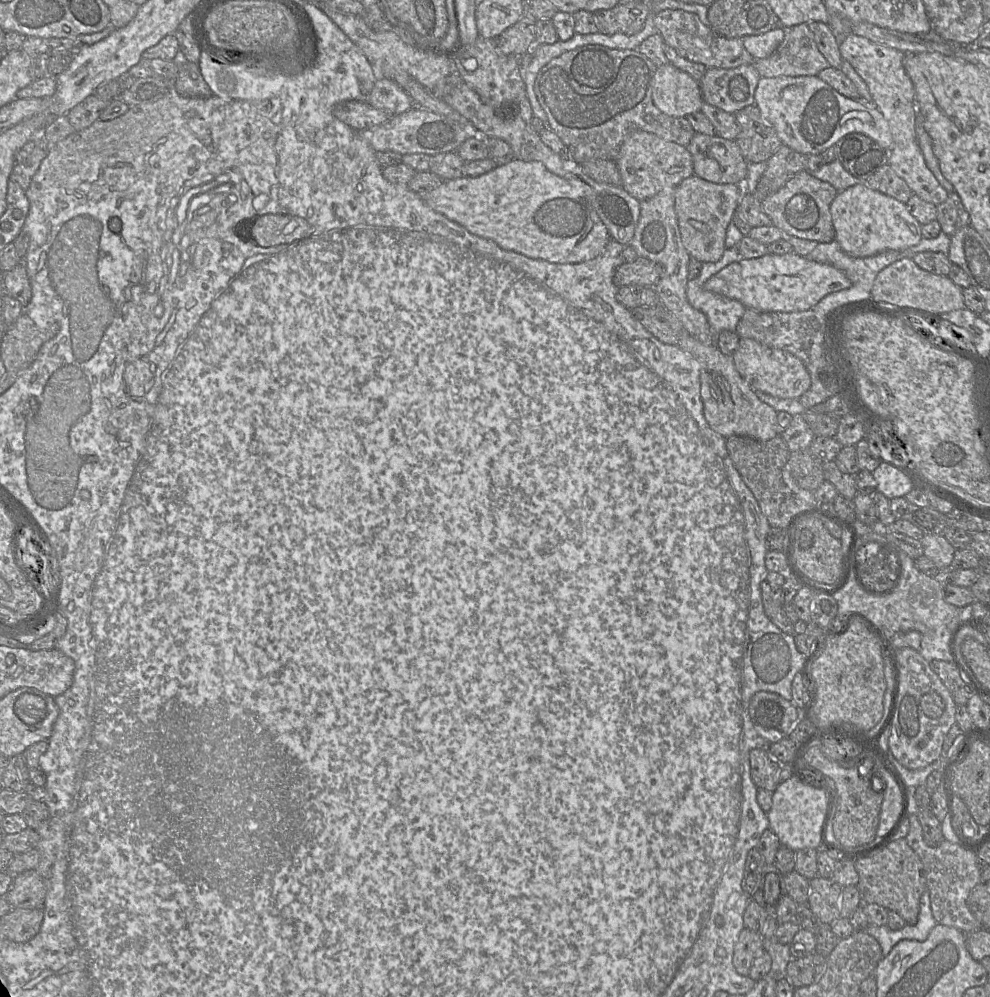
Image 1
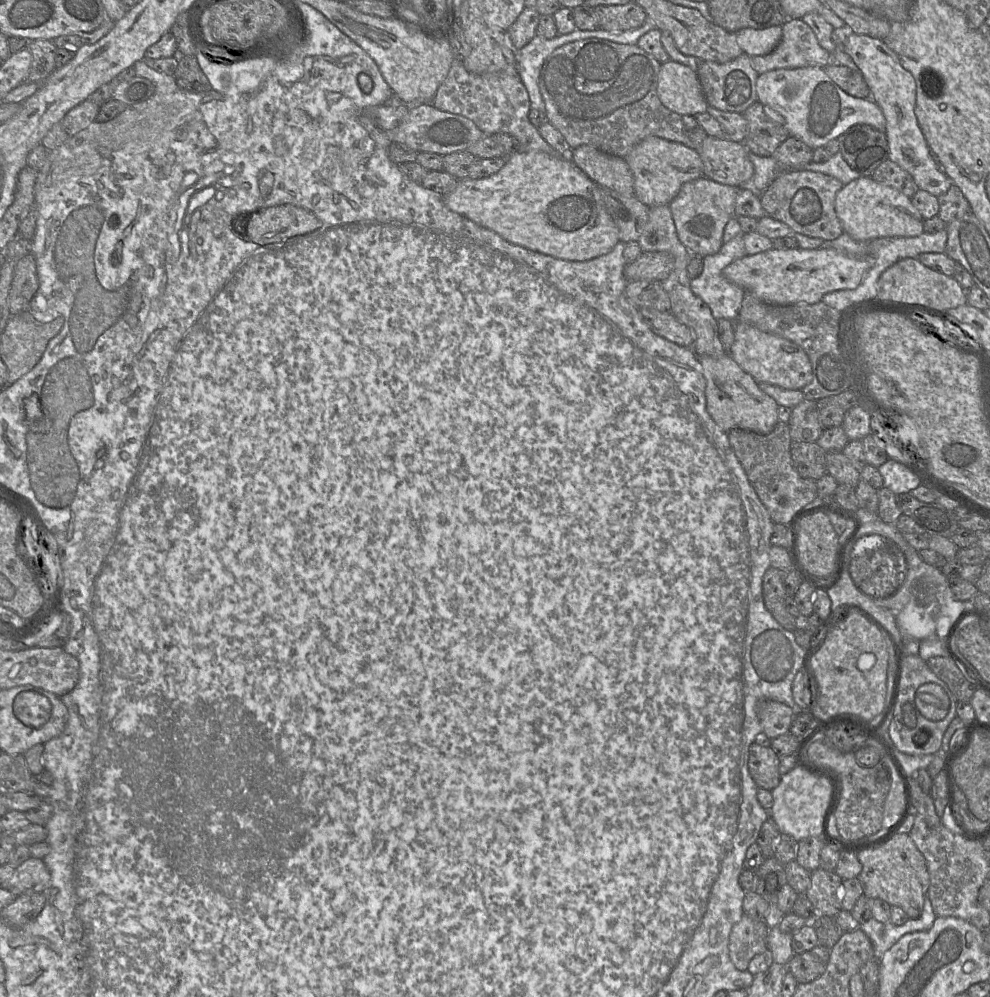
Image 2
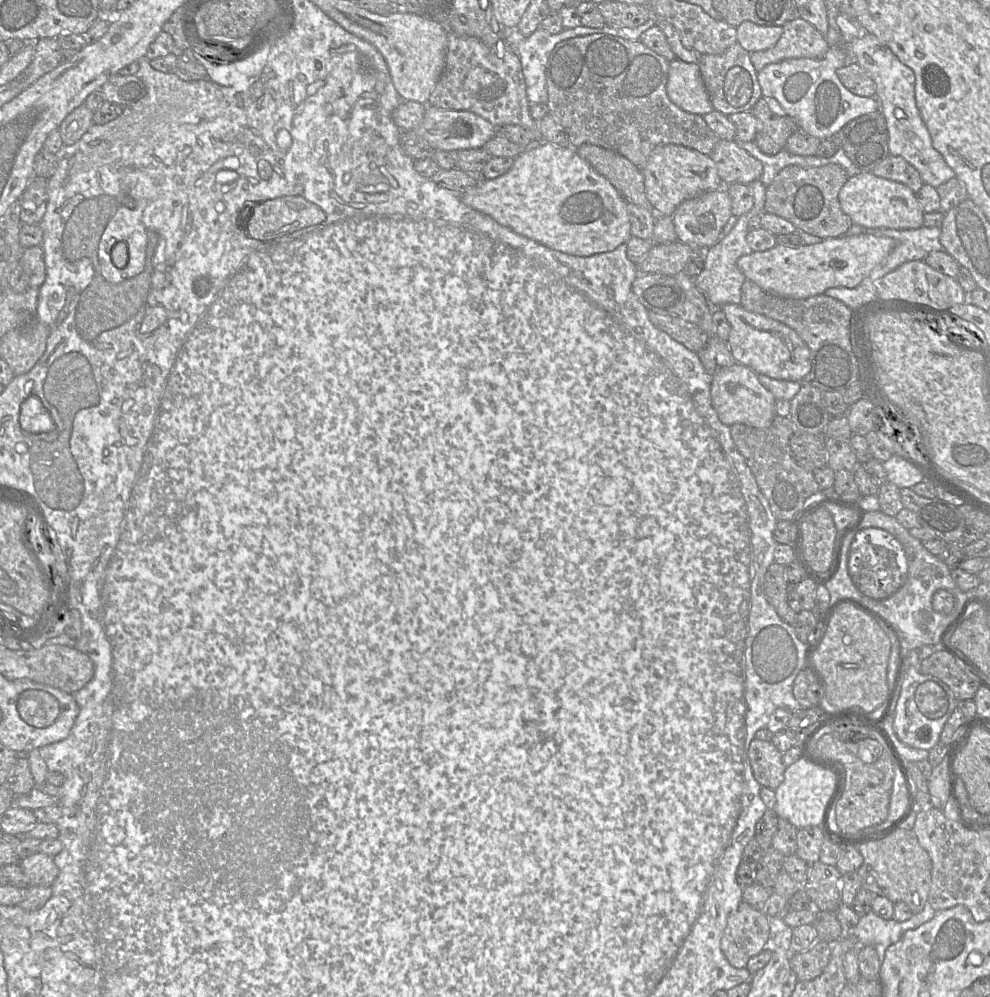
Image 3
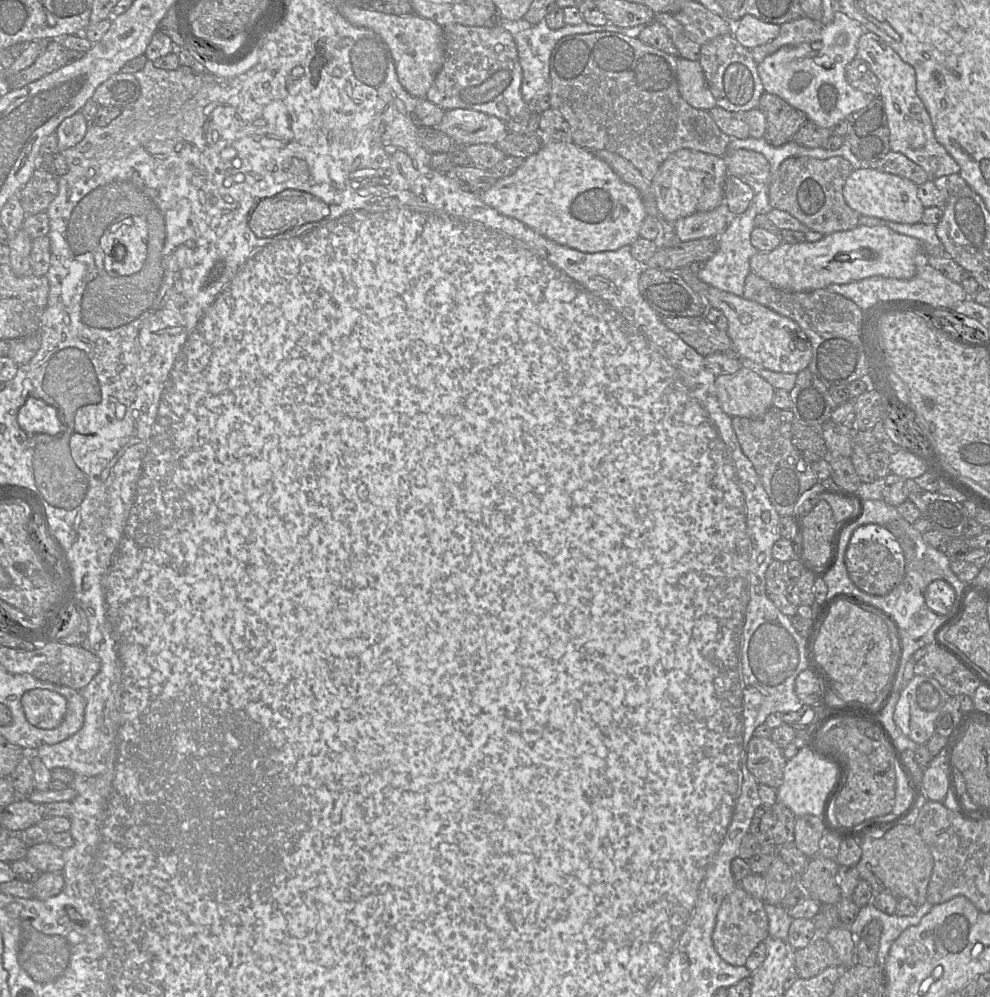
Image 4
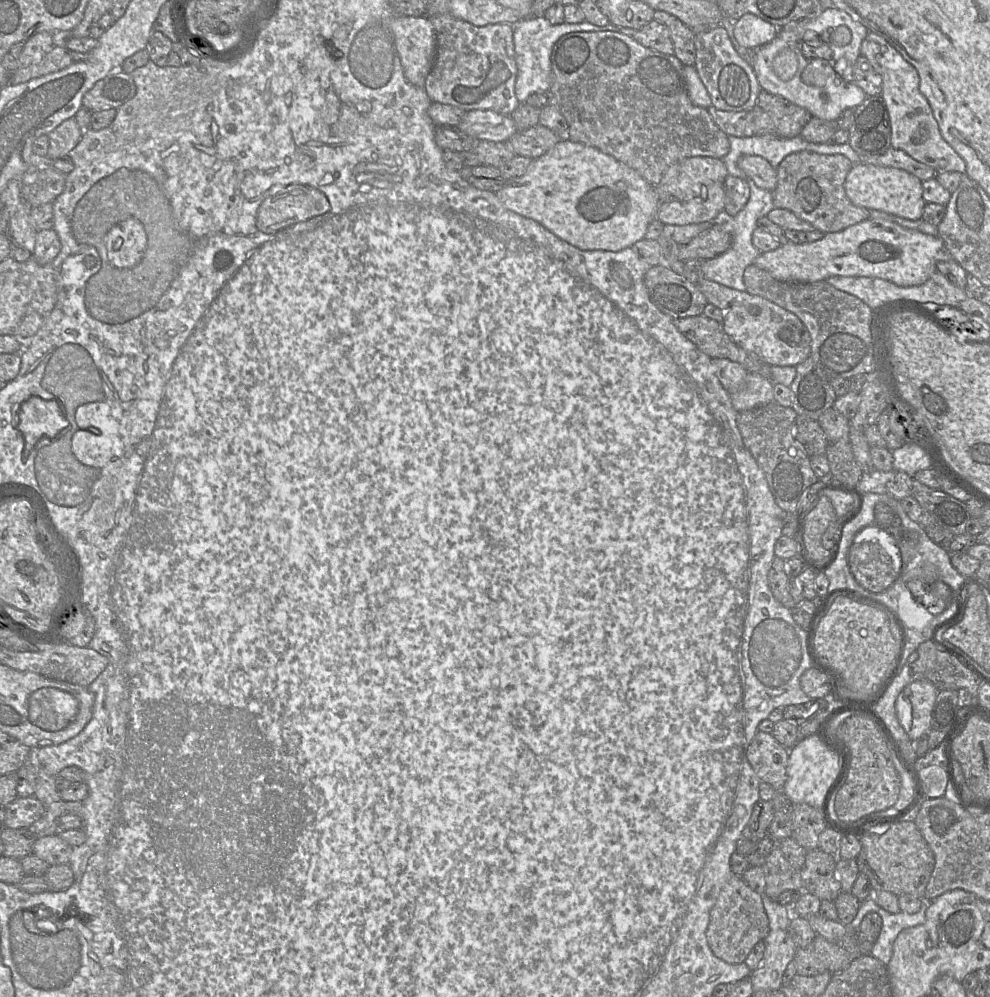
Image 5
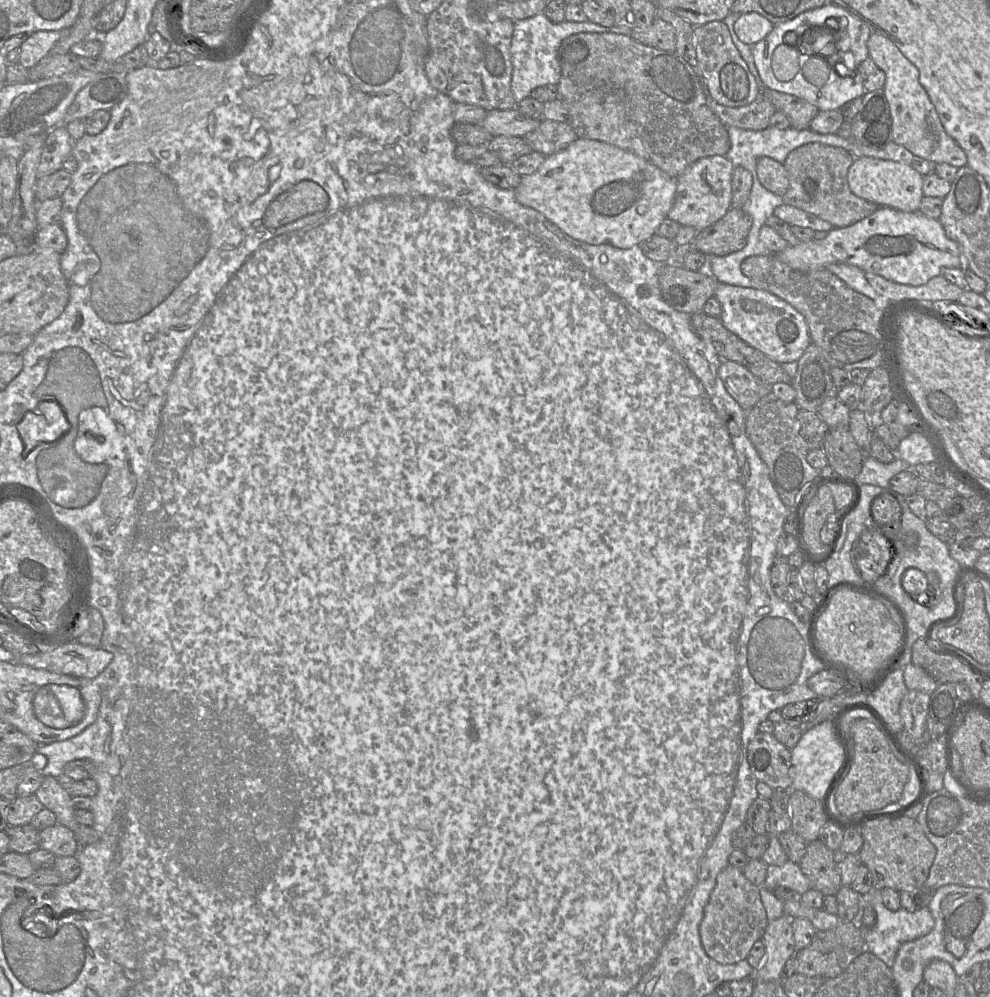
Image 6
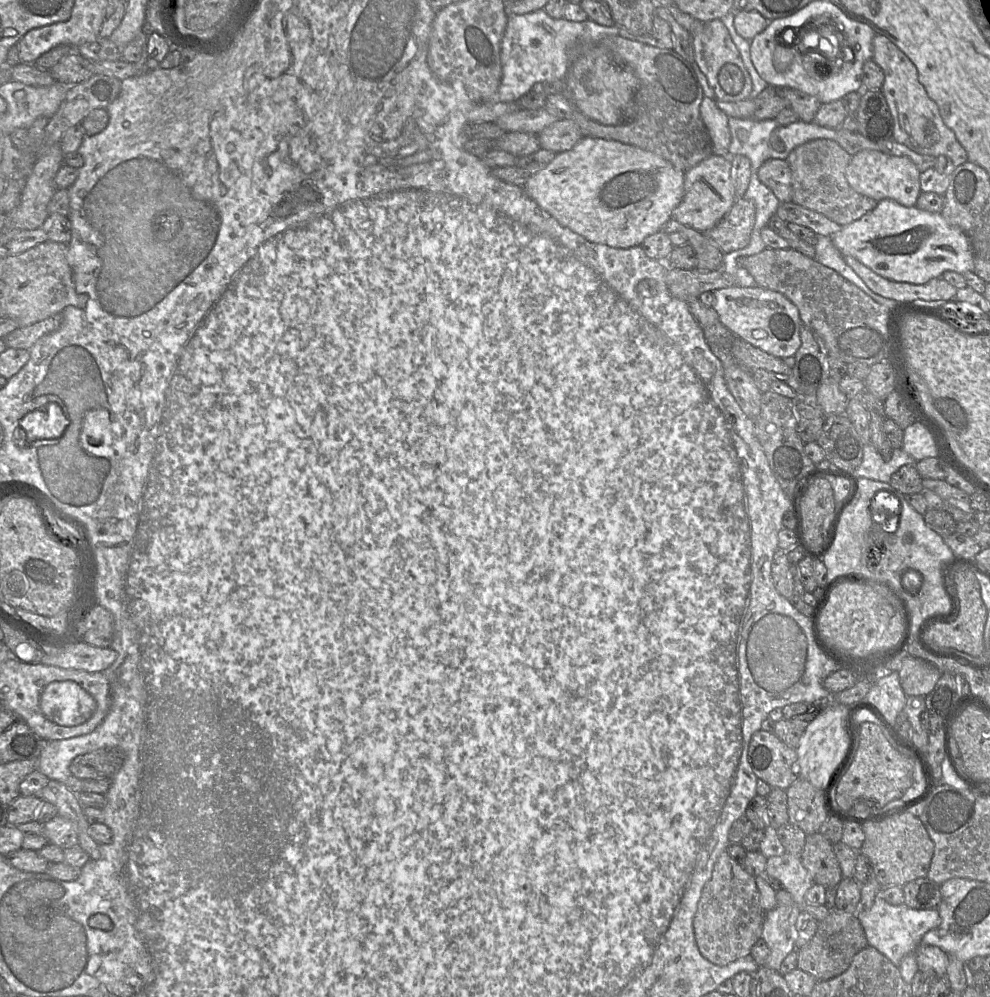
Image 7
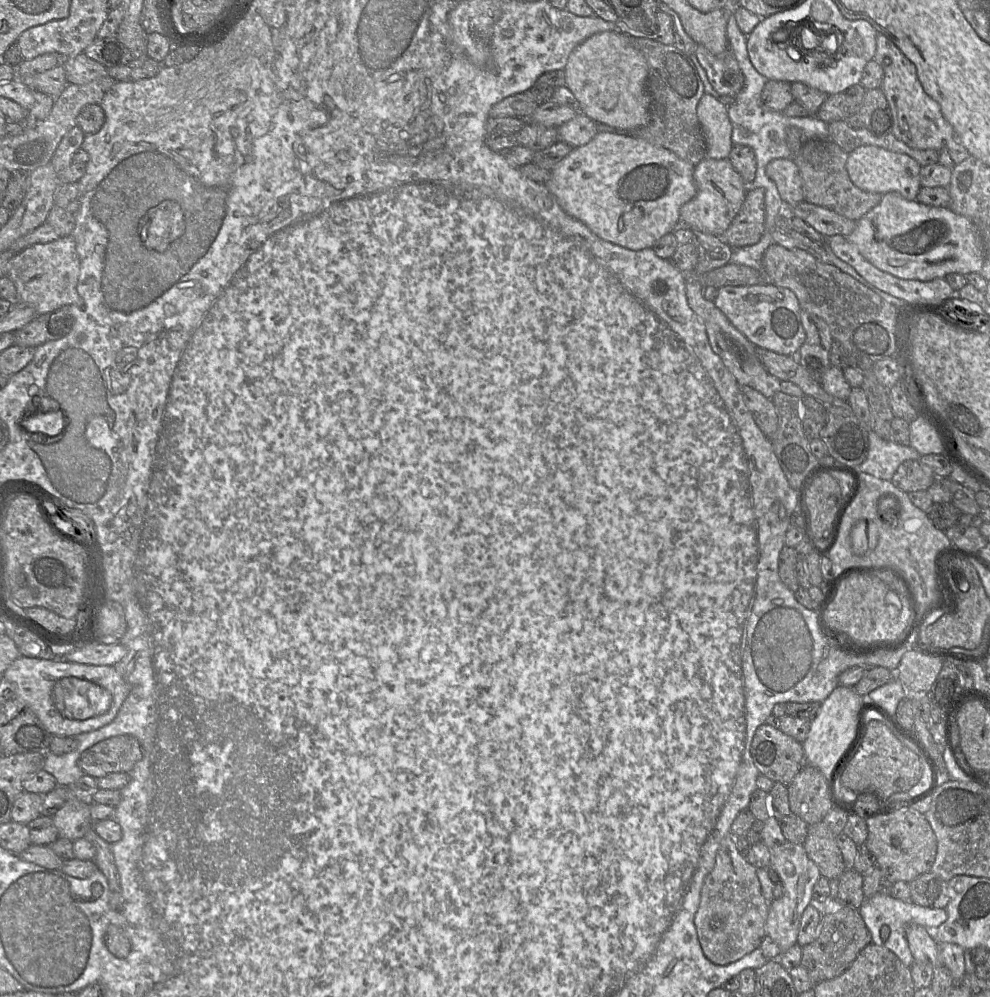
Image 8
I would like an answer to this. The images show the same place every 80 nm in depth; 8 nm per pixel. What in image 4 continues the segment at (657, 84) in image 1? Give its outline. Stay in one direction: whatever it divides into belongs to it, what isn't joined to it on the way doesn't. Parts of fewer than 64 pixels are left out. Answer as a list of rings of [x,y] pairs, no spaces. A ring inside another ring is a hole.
[[[678,57],[677,74],[679,93],[689,105],[706,111],[716,106],[699,61]]]

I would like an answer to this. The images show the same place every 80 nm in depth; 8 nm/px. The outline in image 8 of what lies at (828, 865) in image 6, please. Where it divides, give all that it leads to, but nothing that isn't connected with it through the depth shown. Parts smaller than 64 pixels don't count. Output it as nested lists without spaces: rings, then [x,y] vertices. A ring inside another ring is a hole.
[[[823,822],[808,826],[803,844],[808,857],[817,865],[822,877],[828,880],[839,879],[846,871],[837,837]]]

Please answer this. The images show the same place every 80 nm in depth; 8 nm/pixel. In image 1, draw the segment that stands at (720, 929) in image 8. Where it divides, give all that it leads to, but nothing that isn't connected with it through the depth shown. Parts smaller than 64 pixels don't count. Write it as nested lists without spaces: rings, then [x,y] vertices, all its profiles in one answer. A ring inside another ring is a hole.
[[[744,928],[738,937],[733,952],[733,965],[738,974],[748,976],[754,959],[763,949],[765,949],[763,935]]]

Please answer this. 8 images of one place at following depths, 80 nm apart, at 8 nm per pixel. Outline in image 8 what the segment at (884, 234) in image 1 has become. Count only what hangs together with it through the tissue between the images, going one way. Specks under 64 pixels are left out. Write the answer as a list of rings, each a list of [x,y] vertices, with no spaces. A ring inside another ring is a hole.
[[[861,146],[848,154],[847,173],[852,183],[859,189],[884,195],[897,192],[907,200],[915,200],[922,187],[921,165],[906,154],[891,152],[876,146]]]

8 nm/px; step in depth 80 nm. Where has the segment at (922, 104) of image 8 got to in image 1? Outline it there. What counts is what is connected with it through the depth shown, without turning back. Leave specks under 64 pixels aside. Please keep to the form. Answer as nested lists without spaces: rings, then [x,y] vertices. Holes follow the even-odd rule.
[[[853,32],[839,39],[839,50],[842,59],[848,61],[863,79],[871,94],[873,105],[882,113],[889,124],[893,145],[888,164],[907,183],[913,194],[936,206],[943,203],[949,193],[940,185],[927,167],[917,142],[916,93],[914,84],[904,68],[905,54],[877,44]]]

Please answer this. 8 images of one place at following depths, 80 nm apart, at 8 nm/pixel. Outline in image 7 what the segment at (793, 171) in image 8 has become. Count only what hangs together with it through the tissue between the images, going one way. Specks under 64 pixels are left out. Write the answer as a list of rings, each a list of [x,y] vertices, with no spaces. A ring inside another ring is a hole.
[[[766,160],[758,170],[761,183],[773,191],[781,203],[792,200],[792,172],[786,160]]]

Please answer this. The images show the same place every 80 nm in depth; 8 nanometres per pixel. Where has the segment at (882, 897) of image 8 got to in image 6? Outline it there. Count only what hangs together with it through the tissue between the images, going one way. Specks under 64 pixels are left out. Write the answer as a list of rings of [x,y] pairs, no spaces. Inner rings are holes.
[[[873,889],[873,901],[870,901],[871,906],[874,908],[874,910],[877,913],[877,921],[874,927],[872,928],[864,928],[862,925],[862,916],[863,916],[863,908],[861,907],[861,897],[860,897],[860,907],[858,910],[858,913],[856,914],[856,917],[853,921],[860,929],[862,937],[865,942],[865,950],[873,953],[876,955],[879,959],[881,959],[888,967],[892,967],[895,961],[896,954],[904,942],[913,941],[915,939],[918,939],[922,936],[925,936],[928,934],[935,925],[935,920],[929,910],[928,907],[924,907],[920,910],[917,910],[915,912],[909,912],[904,908],[900,908],[896,911],[891,911],[883,904],[882,897],[881,897],[881,890],[875,890]]]

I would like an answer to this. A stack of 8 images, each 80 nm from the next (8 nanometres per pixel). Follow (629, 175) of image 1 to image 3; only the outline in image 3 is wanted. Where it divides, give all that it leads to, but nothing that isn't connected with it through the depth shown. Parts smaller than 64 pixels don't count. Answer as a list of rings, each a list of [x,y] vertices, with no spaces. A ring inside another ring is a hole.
[[[667,144],[656,147],[641,171],[646,196],[658,215],[672,216],[682,202],[723,187],[712,158],[682,145]]]

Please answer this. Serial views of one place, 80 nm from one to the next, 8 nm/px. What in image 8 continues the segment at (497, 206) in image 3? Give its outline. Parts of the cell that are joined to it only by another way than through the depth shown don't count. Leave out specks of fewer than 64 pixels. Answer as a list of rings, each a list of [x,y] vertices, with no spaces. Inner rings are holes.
[[[599,130],[588,143],[575,147],[559,161],[550,171],[550,178],[545,183],[551,193],[556,197],[560,207],[570,216],[583,222],[599,238],[631,250],[651,248],[654,243],[667,233],[674,232],[675,225],[680,220],[681,207],[689,202],[697,193],[694,181],[694,168],[691,163],[679,158],[668,149],[654,145],[633,133],[621,131]]]

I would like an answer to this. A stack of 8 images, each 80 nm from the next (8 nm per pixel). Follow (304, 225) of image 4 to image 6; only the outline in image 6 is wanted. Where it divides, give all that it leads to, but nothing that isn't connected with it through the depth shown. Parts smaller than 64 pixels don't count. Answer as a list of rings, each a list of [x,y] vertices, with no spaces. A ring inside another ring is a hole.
[[[301,181],[277,195],[266,207],[263,222],[269,229],[291,224],[328,207],[325,190],[312,181]]]

